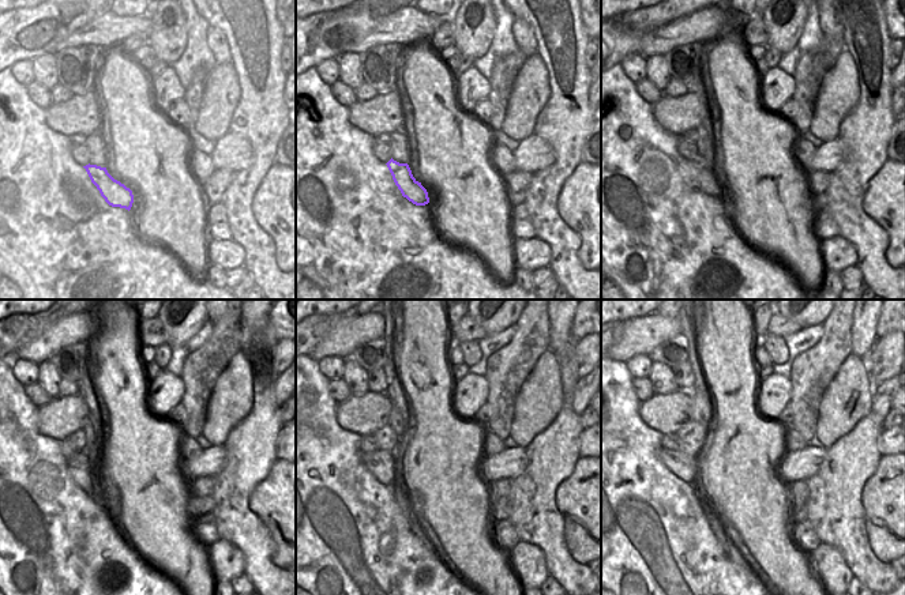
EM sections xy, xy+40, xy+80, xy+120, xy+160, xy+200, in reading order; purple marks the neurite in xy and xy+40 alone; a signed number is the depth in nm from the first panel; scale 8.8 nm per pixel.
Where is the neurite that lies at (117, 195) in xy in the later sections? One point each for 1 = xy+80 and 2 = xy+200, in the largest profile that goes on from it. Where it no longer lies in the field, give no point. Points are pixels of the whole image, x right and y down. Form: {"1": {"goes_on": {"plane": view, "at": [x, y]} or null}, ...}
{"1": {"goes_on": {"plane": "xy+80", "at": [708, 183]}}, "2": {"goes_on": {"plane": "xy+200", "at": [682, 464]}}}

